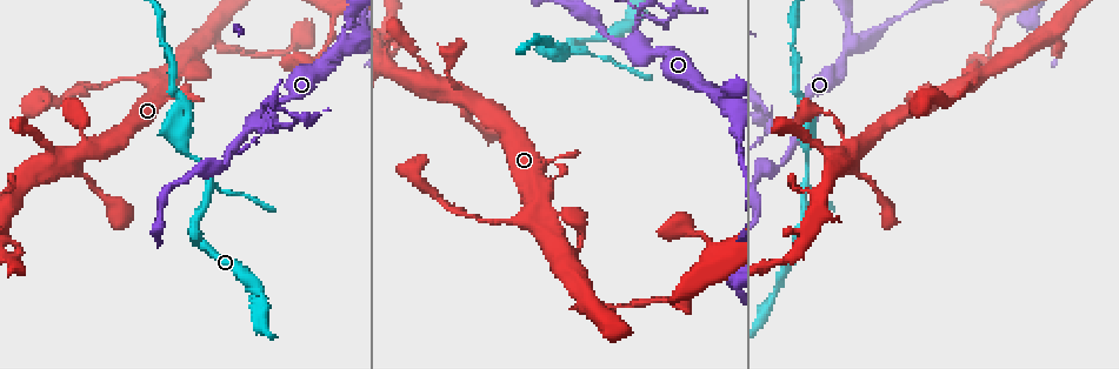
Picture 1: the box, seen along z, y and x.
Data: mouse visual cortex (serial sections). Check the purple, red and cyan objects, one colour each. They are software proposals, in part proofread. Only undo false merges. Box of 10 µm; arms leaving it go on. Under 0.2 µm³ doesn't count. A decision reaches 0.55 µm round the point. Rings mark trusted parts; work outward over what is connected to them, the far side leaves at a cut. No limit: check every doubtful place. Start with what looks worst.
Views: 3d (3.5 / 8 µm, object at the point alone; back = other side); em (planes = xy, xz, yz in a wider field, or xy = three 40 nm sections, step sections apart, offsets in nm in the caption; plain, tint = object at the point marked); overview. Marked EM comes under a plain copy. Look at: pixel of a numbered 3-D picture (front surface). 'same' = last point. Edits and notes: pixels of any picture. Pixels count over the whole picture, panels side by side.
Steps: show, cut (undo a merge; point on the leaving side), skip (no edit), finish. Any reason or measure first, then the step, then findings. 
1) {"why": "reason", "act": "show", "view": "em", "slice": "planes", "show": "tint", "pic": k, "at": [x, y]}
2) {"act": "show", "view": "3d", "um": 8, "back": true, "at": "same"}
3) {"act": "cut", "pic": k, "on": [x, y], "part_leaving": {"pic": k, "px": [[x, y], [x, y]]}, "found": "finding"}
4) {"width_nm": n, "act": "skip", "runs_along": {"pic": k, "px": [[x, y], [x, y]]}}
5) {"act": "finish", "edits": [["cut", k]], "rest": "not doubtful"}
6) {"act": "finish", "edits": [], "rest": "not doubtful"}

{"why": "thick turns thin", "act": "show", "view": "3d", "um": 8, "back": true, "pic": 1, "at": [637, 47]}

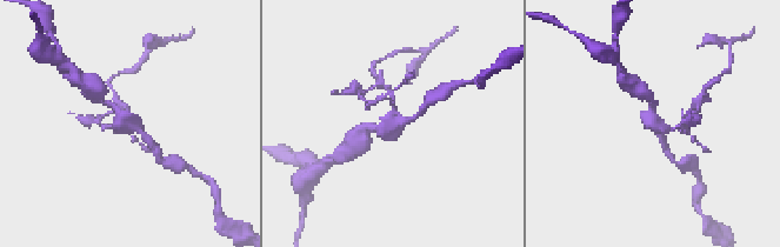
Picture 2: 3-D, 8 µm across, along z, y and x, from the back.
{"why": "zoom in", "act": "show", "view": "3d", "um": 3.5, "at": "same"}

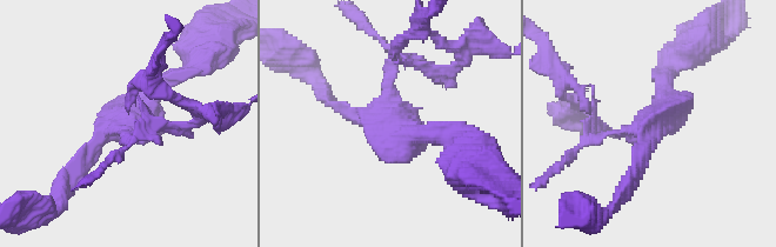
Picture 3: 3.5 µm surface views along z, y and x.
{"act": "show", "view": "em", "slice": "xy", "step": 1, "show": "tint", "pic": 3, "at": [652, 124]}

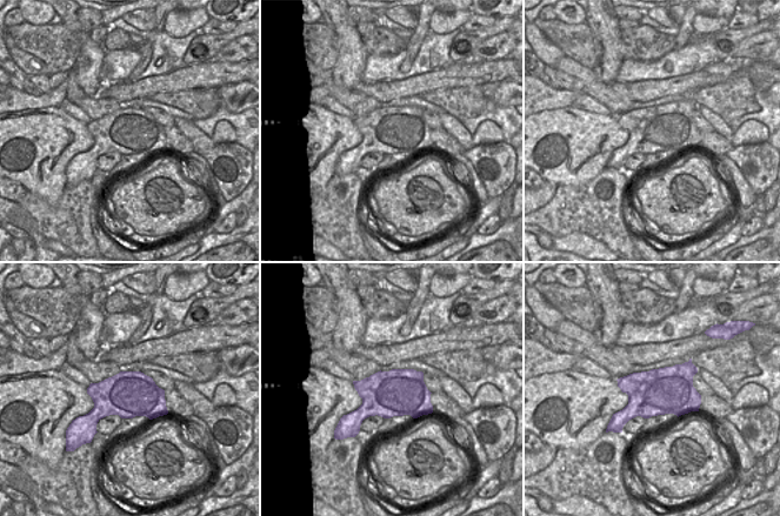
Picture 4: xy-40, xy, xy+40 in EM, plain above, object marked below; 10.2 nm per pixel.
{"width_nm": 480, "act": "skip", "runs_along": {"pic": 3, "px": [[176, 75], [64, 180]]}, "found": "one cell here"}

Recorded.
{"act": "show", "view": "3d", "um": 3.5, "pic": 1, "at": [531, 220]}

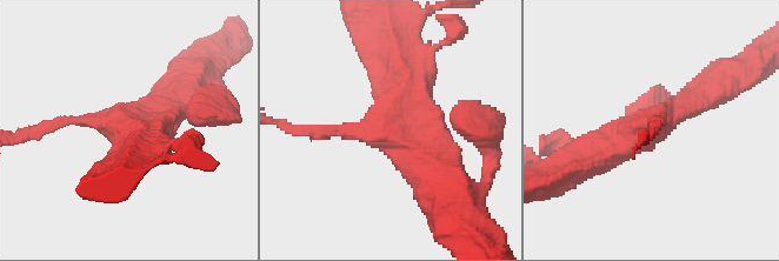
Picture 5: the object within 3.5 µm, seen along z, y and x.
{"why": "now the EM", "act": "show", "view": "em", "slice": "xy", "step": 2, "show": "tint", "pic": 5, "at": [393, 130]}

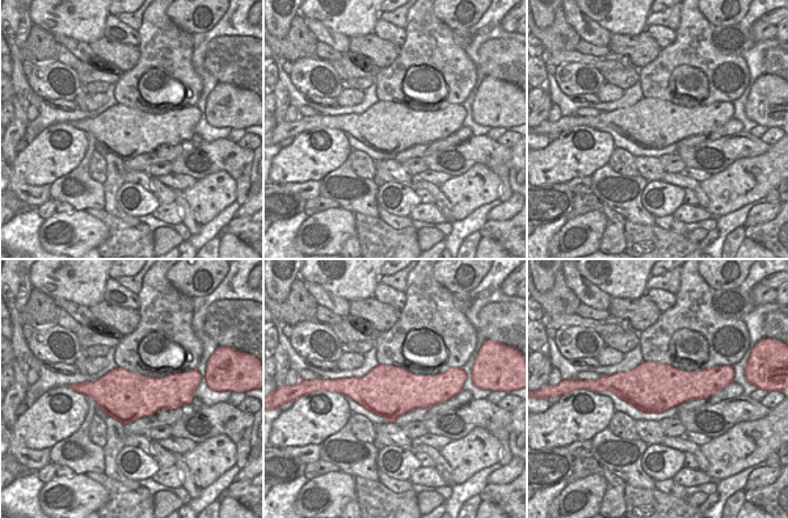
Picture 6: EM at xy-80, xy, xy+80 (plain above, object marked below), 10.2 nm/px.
{"act": "skip", "runs_along": {"pic": 5, "px": [[587, 153], [654, 127], [703, 87]]}, "found": "one cell here"}

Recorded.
{"why": "sudden change in width", "act": "show", "view": "3d", "um": 3.5, "pic": 1, "at": [974, 77]}

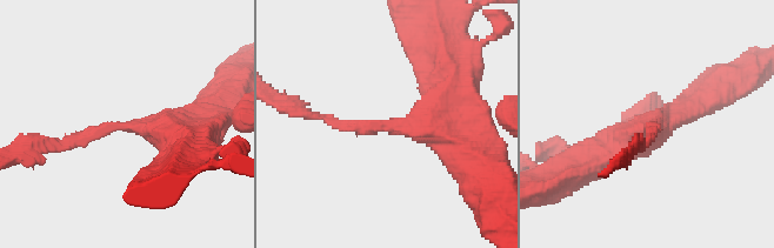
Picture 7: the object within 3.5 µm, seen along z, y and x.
{"arm_widths_nm": [100, 500], "why": "shape alone is not enough", "act": "show", "view": "em", "slice": "xy", "step": 3, "show": "tint", "pic": 7, "at": [112, 128]}

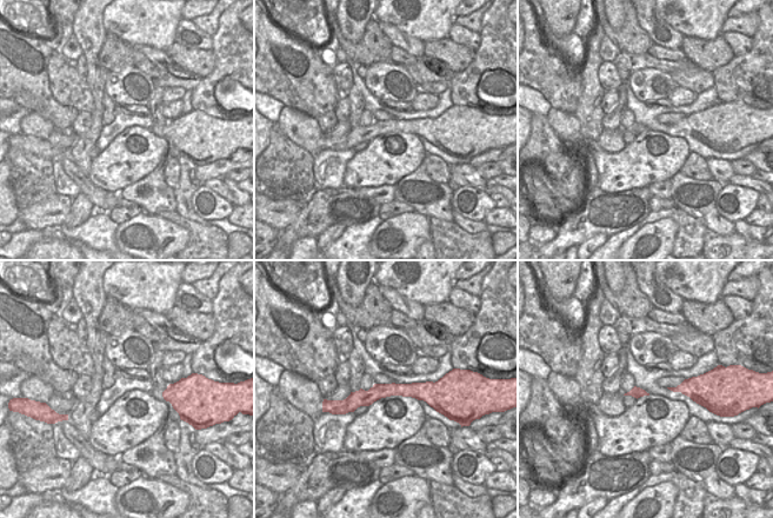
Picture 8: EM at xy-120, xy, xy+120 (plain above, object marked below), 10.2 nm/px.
{"act": "skip", "runs_along": {"pic": 8, "px": [[437, 385], [380, 390], [337, 404]]}, "found": "one cell here"}

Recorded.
{"act": "finish", "edits": [], "rest": "not doubtful"}

